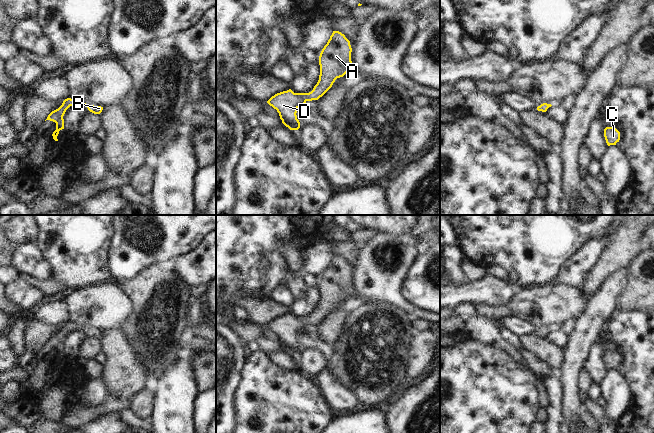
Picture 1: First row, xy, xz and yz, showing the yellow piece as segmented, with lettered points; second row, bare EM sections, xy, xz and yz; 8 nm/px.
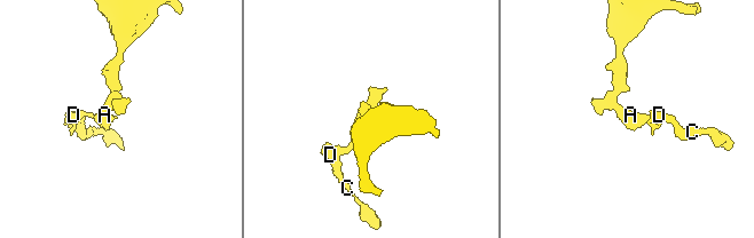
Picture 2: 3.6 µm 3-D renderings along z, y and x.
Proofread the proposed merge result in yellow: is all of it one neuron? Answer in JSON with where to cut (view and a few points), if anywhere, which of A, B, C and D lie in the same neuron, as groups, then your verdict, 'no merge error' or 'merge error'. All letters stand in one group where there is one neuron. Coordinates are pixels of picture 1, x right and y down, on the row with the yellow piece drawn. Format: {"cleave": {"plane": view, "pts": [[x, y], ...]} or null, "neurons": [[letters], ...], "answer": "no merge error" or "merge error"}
{"cleave": null, "neurons": [["A", "B", "C", "D"]], "answer": "no merge error"}

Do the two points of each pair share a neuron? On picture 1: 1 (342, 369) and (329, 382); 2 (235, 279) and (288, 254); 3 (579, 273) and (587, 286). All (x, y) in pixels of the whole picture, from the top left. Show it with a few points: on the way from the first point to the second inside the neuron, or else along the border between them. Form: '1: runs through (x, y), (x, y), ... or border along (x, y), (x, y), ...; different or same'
1: border along (325, 368), (338, 382), (352, 392); different
2: border along (279, 240), (288, 241), (297, 250); different
3: border along (597, 260), (597, 263), (578, 287); different

